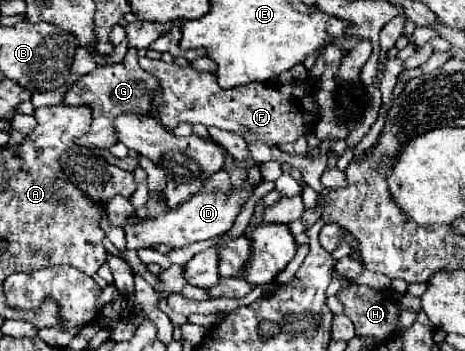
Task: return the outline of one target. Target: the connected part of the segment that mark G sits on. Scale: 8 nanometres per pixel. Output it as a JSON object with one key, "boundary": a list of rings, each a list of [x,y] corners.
{"boundary":[[[128,49],[122,63],[112,65],[98,65],[92,73],[82,75],[72,91],[66,95],[66,105],[88,105],[92,109],[92,127],[86,135],[78,139],[78,145],[84,147],[96,147],[96,149],[110,149],[114,143],[118,143],[118,137],[114,135],[114,117],[118,115],[150,115],[152,113],[152,101],[160,91],[158,79],[154,75],[148,75],[148,71],[142,71],[138,65],[138,49]]]}

